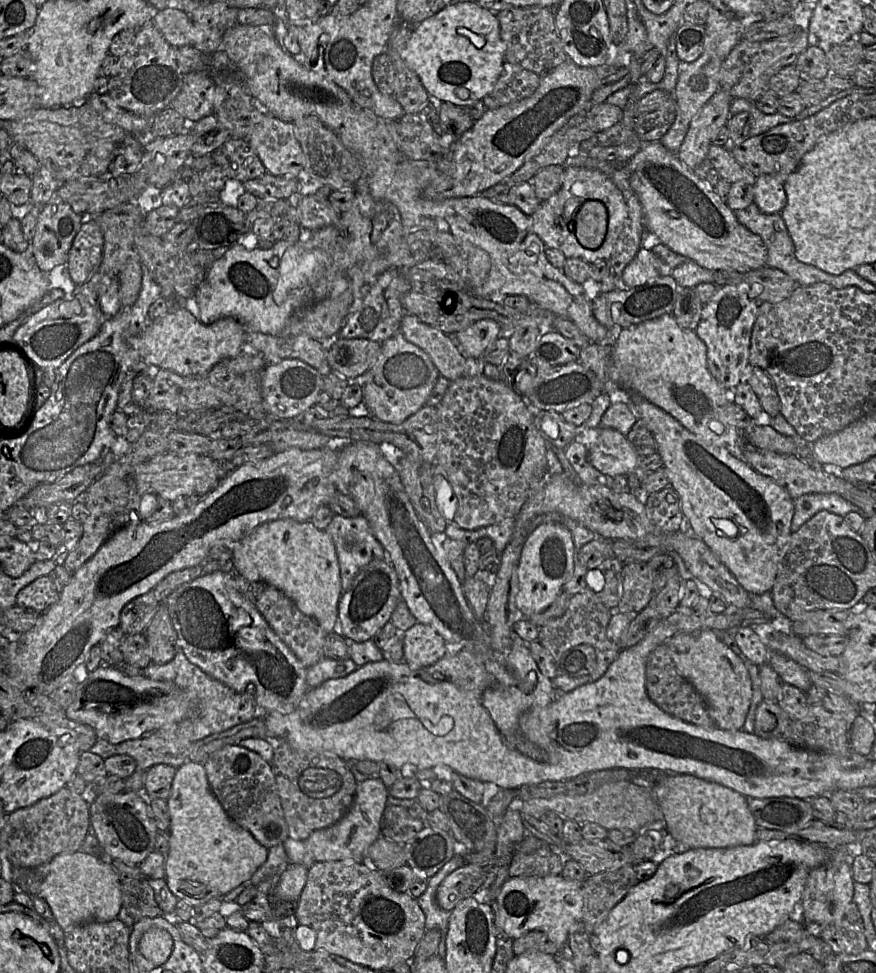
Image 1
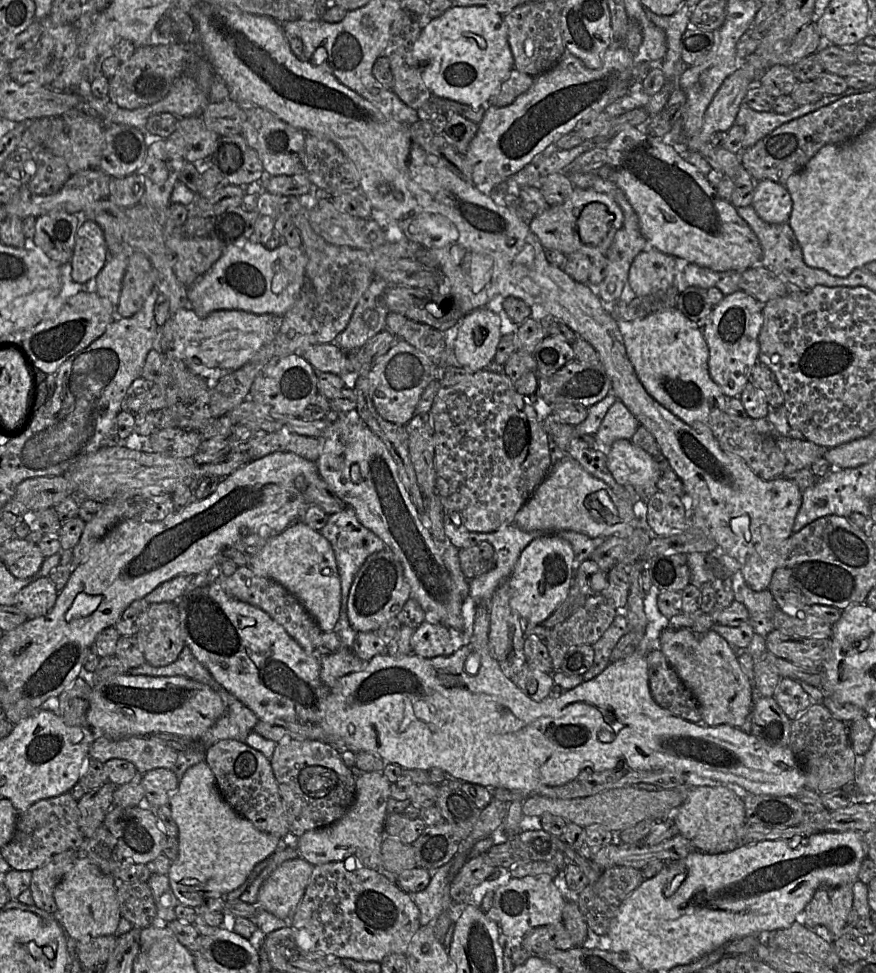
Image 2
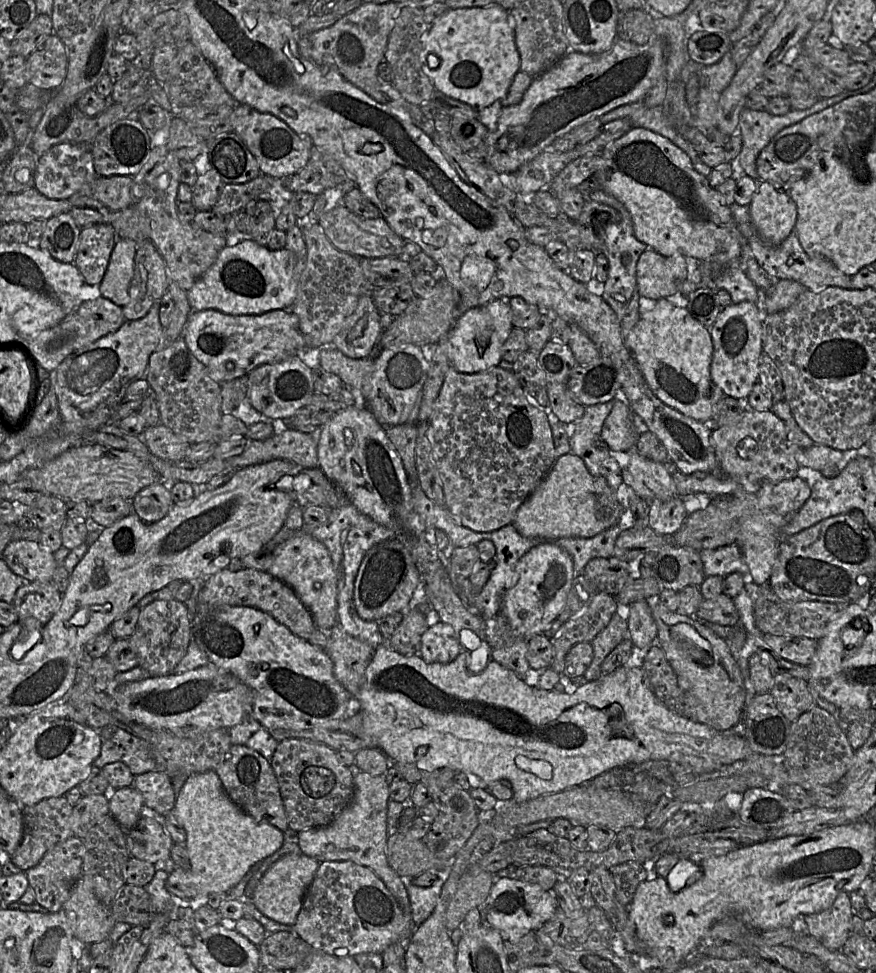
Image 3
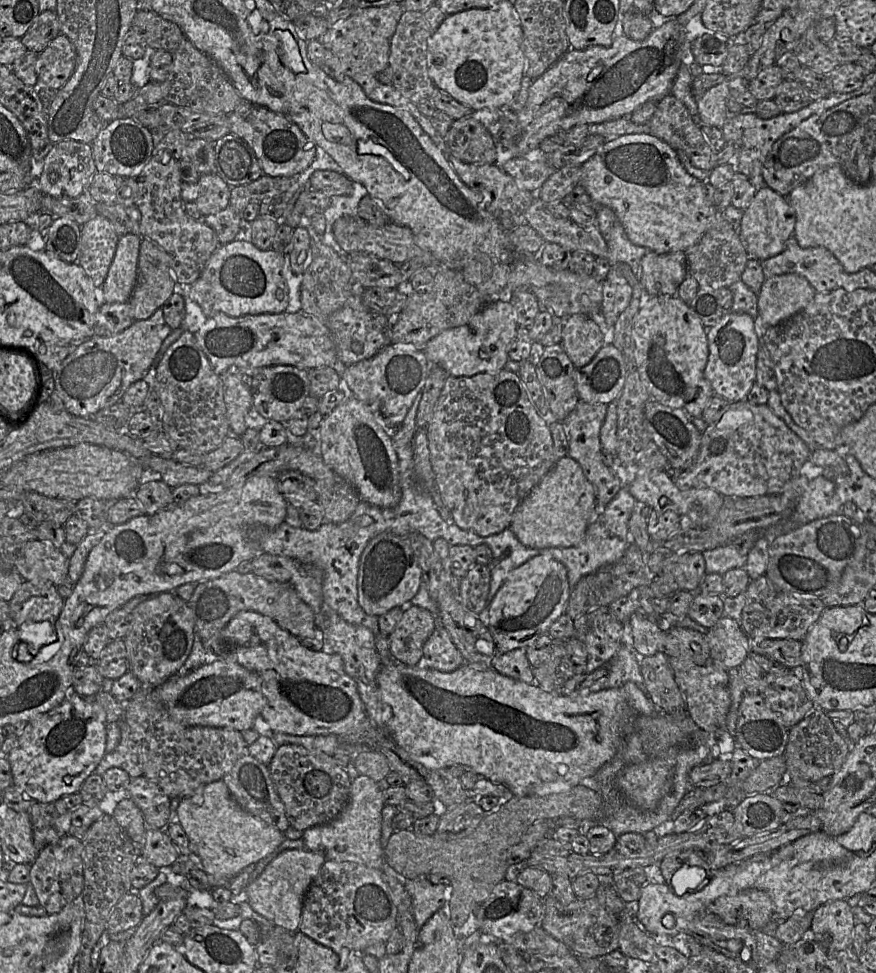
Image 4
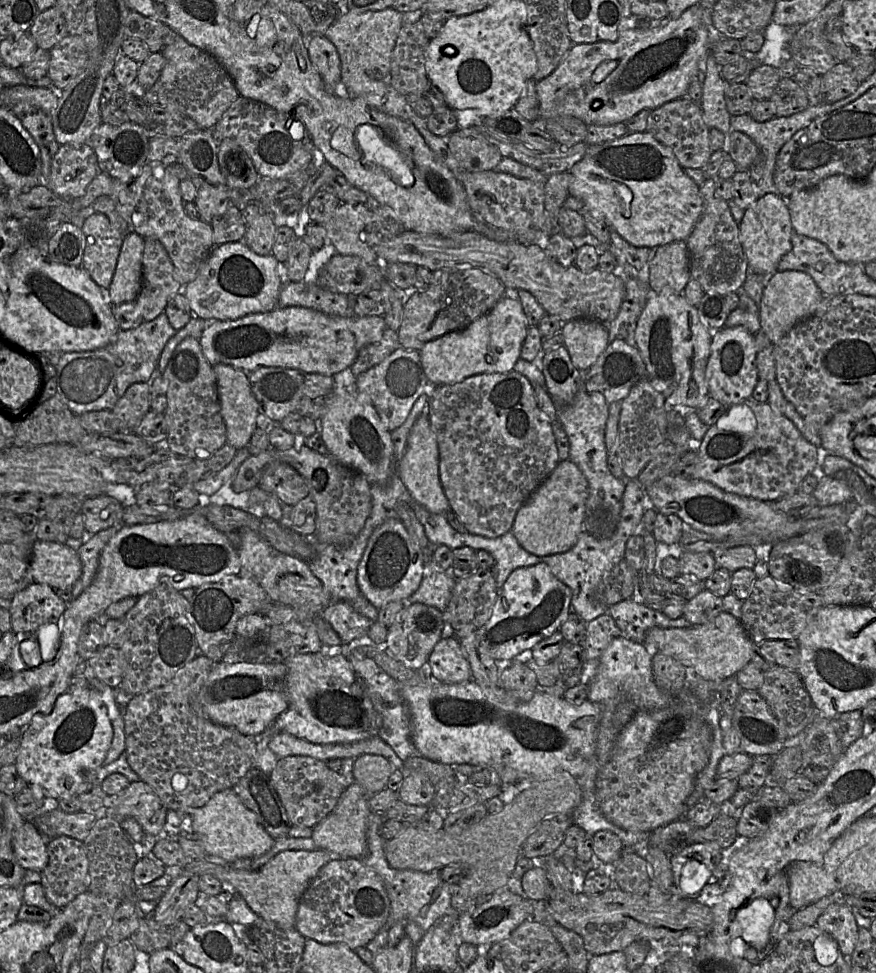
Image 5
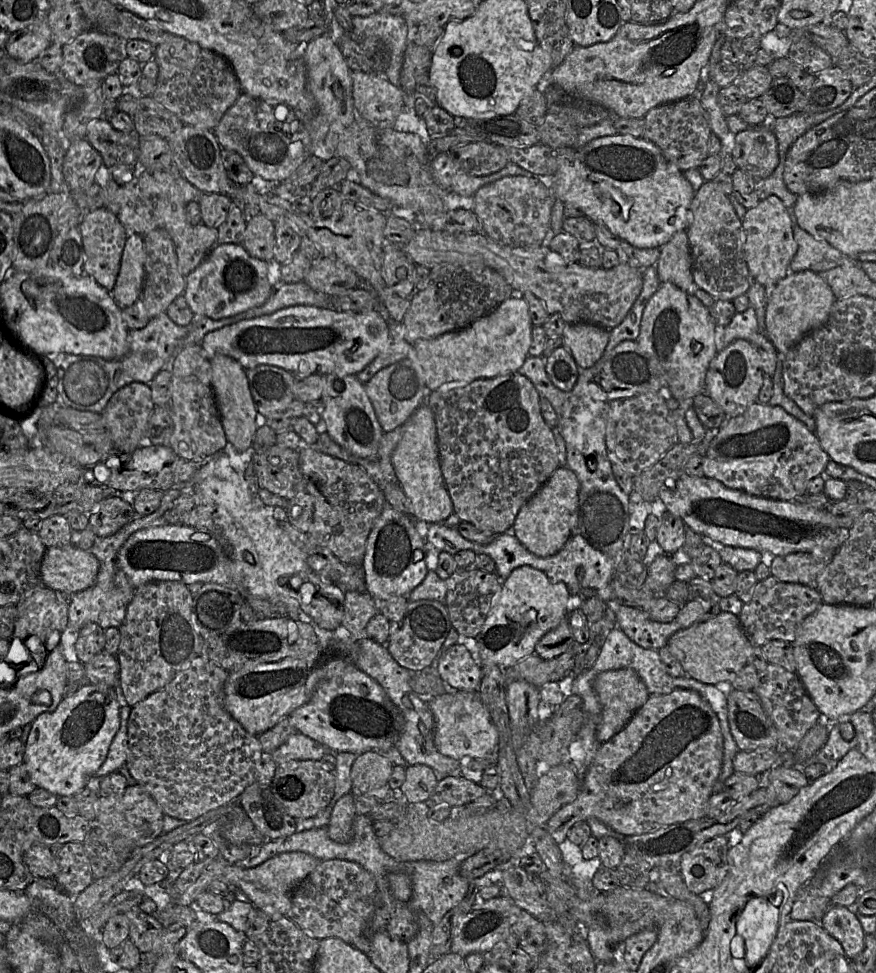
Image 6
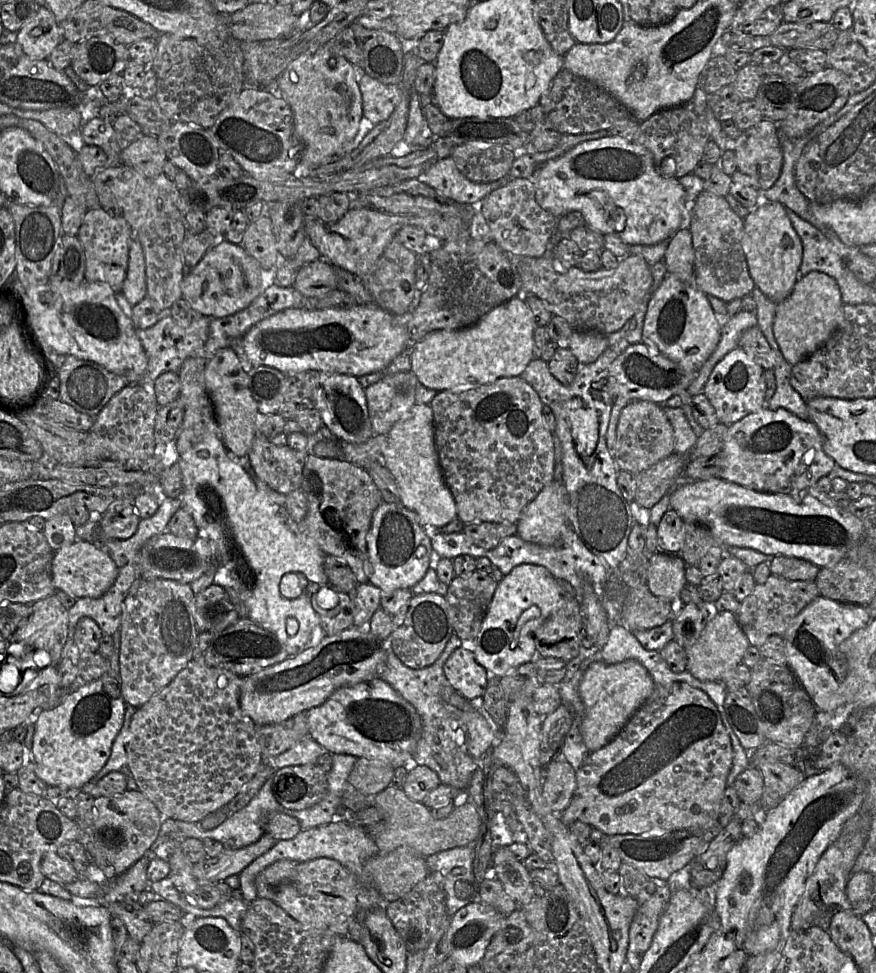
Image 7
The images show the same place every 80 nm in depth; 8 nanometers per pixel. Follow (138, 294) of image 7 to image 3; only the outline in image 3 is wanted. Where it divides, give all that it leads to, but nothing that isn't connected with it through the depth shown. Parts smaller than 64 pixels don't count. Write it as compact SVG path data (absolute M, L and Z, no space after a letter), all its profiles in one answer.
M118 238L99 284L102 297L122 307L129 299L129 286L134 275L134 259L137 243L131 239Z

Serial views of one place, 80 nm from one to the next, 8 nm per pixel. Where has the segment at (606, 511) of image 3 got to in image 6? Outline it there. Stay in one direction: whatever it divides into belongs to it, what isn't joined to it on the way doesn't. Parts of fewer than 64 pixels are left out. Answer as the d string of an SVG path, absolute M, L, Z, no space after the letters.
M559 466L520 509L511 533L532 554L549 557L559 552L577 526L580 484L567 466Z

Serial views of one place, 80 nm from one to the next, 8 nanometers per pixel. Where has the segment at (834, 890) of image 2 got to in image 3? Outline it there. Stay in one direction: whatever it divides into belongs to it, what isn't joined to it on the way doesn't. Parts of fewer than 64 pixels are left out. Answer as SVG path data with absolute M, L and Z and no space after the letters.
M842 892L829 908L805 916L806 931L826 948L840 951L851 934L853 913L849 893Z

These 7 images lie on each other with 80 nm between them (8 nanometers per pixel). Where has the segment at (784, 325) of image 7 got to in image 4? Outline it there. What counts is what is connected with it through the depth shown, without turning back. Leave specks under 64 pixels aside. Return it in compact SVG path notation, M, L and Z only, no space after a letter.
M799 274L771 276L758 293L758 317L764 327L776 326L805 309L815 294L808 280Z

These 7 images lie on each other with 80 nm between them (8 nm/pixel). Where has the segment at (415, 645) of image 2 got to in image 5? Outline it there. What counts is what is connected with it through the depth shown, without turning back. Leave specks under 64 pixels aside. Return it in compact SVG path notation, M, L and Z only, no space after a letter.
M455 637L442 638L427 662L427 676L445 684L458 684L472 679L472 671L464 651Z

